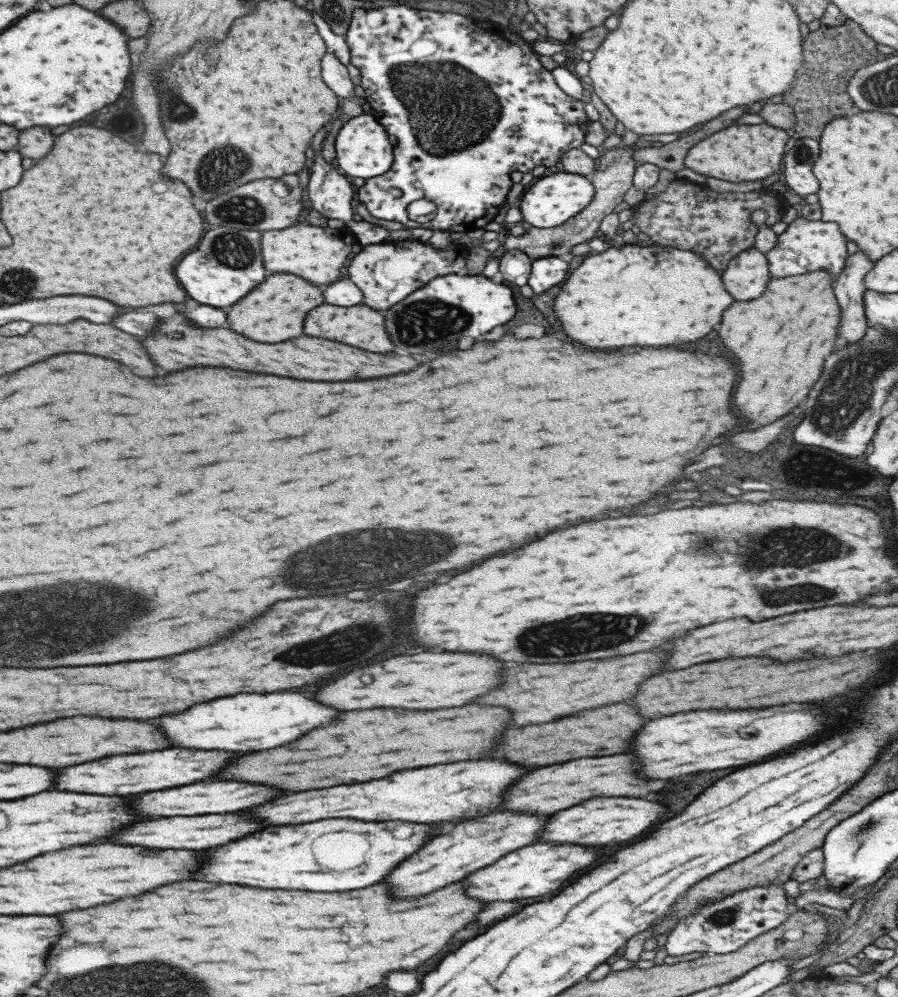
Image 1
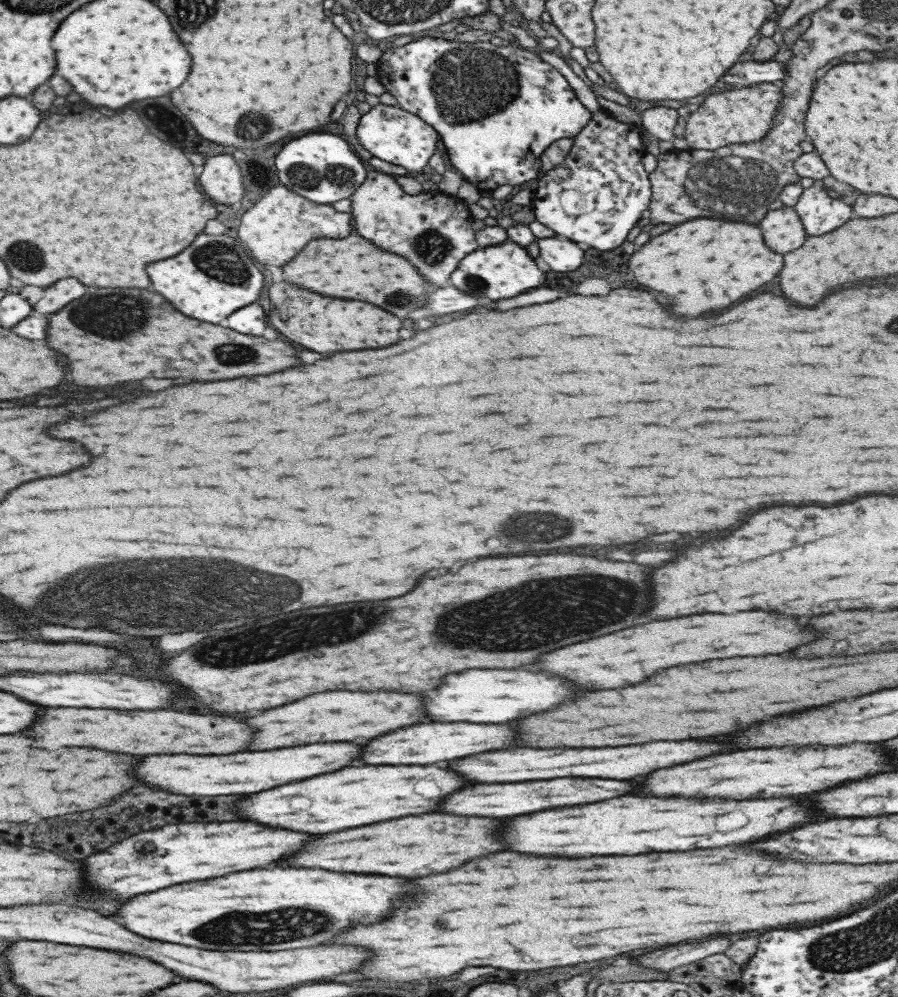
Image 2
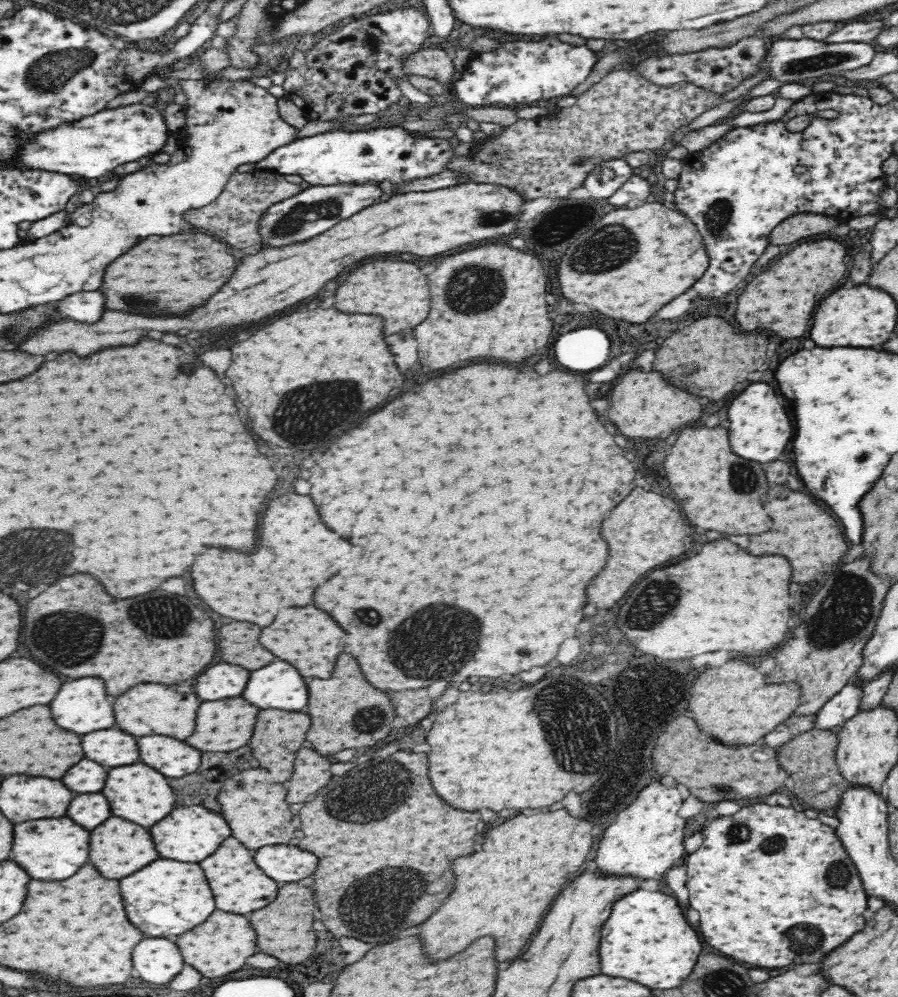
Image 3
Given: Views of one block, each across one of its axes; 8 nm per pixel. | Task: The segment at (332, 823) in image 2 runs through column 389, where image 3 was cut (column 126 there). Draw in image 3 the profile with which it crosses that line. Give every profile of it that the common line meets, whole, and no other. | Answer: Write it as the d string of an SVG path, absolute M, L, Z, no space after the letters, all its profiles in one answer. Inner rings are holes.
M130 764L130 766L118 766L108 772L108 782L104 786L104 796L108 796L114 816L122 816L130 822L136 822L140 826L154 826L164 816L168 816L174 806L174 790L168 784L166 776L156 772L154 768L148 768L146 764Z

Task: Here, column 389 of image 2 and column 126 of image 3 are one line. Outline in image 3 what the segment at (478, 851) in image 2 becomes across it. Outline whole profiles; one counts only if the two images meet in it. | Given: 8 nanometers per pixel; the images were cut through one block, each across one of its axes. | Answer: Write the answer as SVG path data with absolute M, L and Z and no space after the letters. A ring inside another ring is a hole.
M112 816L104 824L100 824L100 828L94 828L90 834L90 862L106 878L122 880L158 858L160 858L160 854L156 852L150 830L146 830L138 824L132 824L128 820L120 820L120 816Z

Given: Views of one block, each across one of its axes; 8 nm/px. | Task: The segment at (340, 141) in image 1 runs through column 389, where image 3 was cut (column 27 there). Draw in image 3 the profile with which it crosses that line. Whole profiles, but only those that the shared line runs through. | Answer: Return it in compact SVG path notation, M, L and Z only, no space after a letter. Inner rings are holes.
M138 103L106 109L87 116L76 124L66 124L46 134L38 134L34 144L26 144L20 166L34 166L60 174L80 174L86 178L102 180L120 164L140 158L151 158L162 152L171 130L160 107Z

